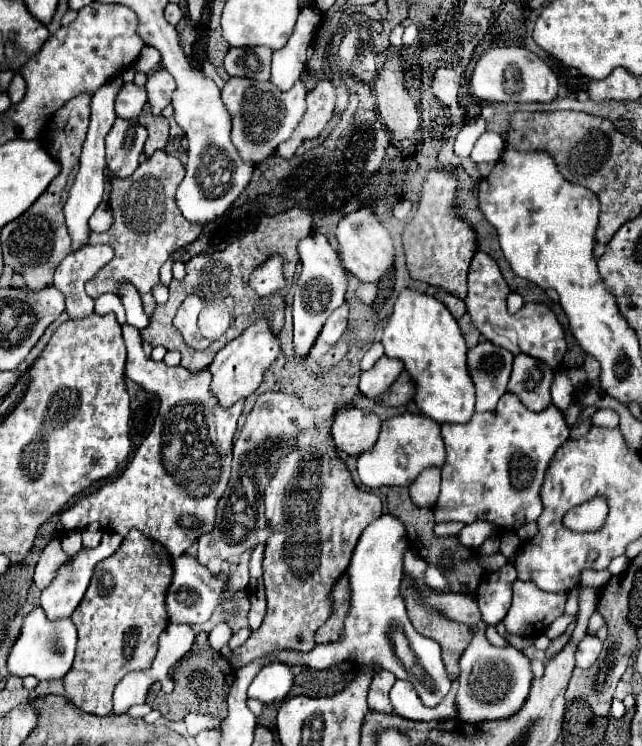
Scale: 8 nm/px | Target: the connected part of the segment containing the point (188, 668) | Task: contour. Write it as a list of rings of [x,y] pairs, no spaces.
[[[199,633],[195,637],[193,649],[173,667],[173,681],[175,689],[173,693],[165,695],[161,689],[151,691],[151,697],[147,699],[155,709],[161,711],[163,717],[171,721],[181,721],[187,713],[209,713],[209,715],[227,715],[227,695],[231,689],[231,683],[235,679],[235,669],[229,661],[225,661],[213,647],[209,647],[207,633]]]

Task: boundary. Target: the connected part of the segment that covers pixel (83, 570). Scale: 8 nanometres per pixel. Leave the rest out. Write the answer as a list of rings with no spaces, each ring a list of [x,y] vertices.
[[[105,533],[103,539],[101,539],[101,543],[99,543],[99,547],[95,547],[95,549],[81,549],[79,553],[75,553],[69,561],[65,561],[57,569],[55,579],[41,593],[41,607],[45,609],[45,613],[47,613],[49,619],[61,619],[61,617],[69,617],[73,613],[73,609],[79,605],[79,601],[83,599],[83,595],[85,595],[87,587],[89,587],[89,581],[93,577],[93,567],[97,563],[101,563],[103,559],[107,559],[109,555],[113,555],[119,549],[121,541],[123,541],[121,535]]]

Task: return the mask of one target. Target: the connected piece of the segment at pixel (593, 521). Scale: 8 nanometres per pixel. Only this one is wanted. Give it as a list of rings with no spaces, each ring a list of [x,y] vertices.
[[[593,497],[588,502],[569,509],[562,518],[562,524],[569,531],[597,531],[605,525],[607,519],[607,501],[605,497]]]

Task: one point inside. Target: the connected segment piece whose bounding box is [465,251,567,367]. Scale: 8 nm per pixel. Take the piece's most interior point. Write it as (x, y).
(537, 332)

